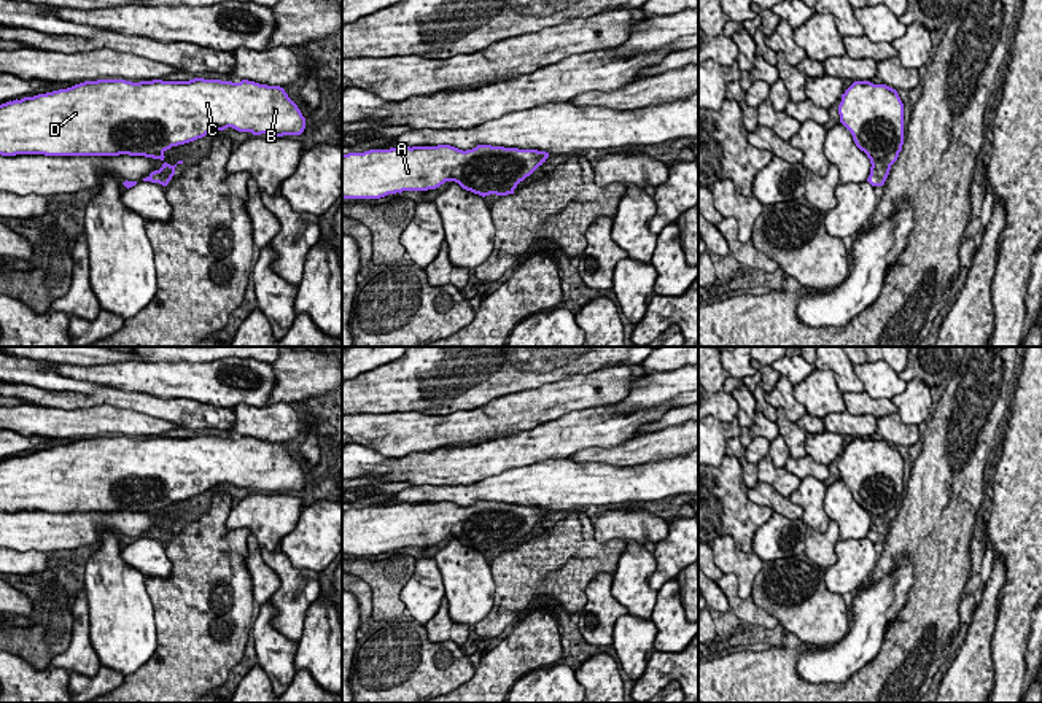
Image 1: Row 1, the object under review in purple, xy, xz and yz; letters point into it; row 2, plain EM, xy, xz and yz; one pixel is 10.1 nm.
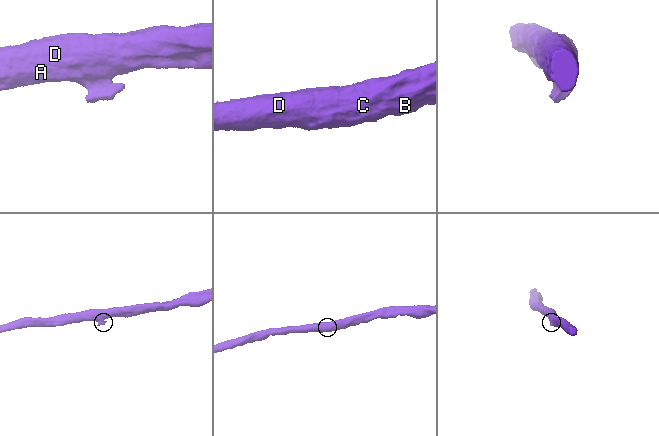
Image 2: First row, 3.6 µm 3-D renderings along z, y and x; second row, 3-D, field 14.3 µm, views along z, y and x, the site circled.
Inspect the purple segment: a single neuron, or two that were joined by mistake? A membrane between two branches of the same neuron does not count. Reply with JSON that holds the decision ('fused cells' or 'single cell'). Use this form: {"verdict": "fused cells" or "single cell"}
{"verdict": "single cell"}

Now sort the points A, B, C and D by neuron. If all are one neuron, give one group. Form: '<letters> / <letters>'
A B C D

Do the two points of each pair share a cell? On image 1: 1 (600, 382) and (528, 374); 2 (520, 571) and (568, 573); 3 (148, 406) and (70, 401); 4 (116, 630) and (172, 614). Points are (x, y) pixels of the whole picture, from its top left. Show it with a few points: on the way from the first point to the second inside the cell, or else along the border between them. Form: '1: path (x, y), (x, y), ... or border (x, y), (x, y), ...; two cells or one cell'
1: border (602, 369), (528, 388); two cells
2: path (532, 571), (557, 573); one cell
3: path (129, 401), (89, 400); one cell
4: border (145, 582), (153, 606), (153, 656); two cells

